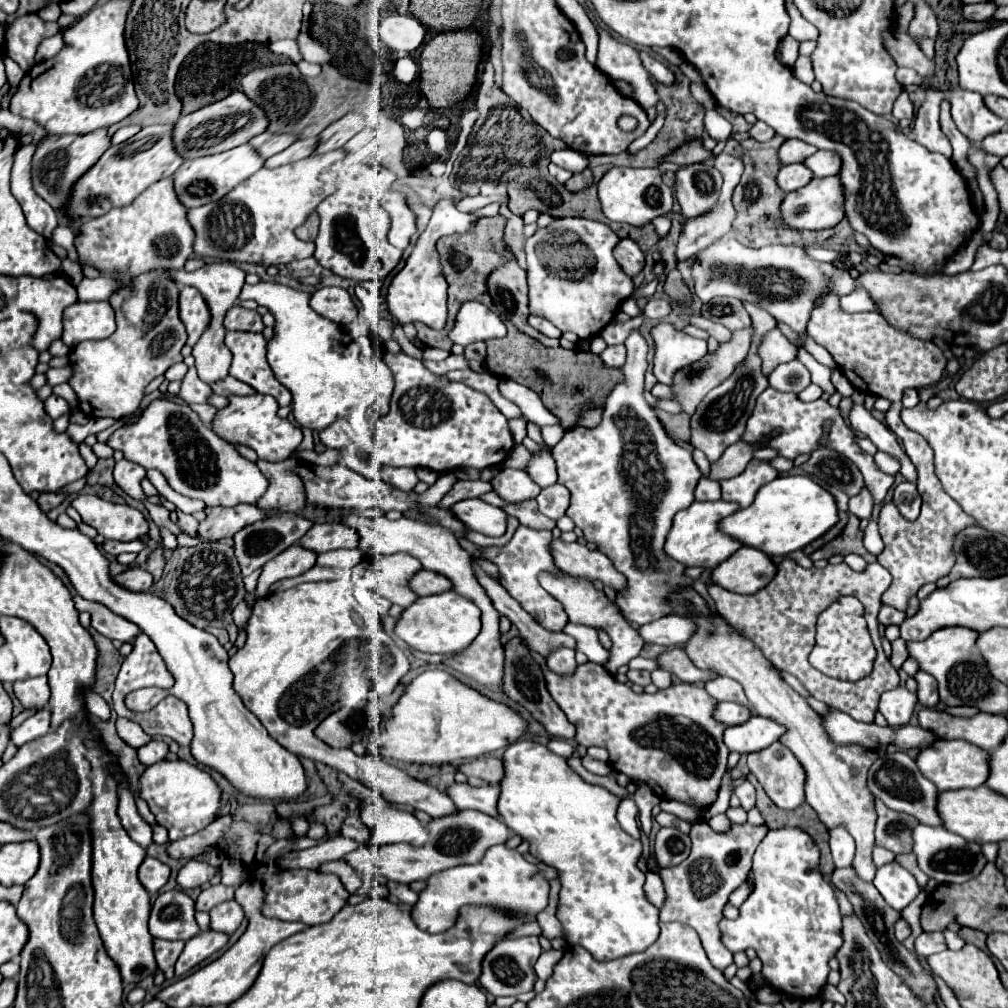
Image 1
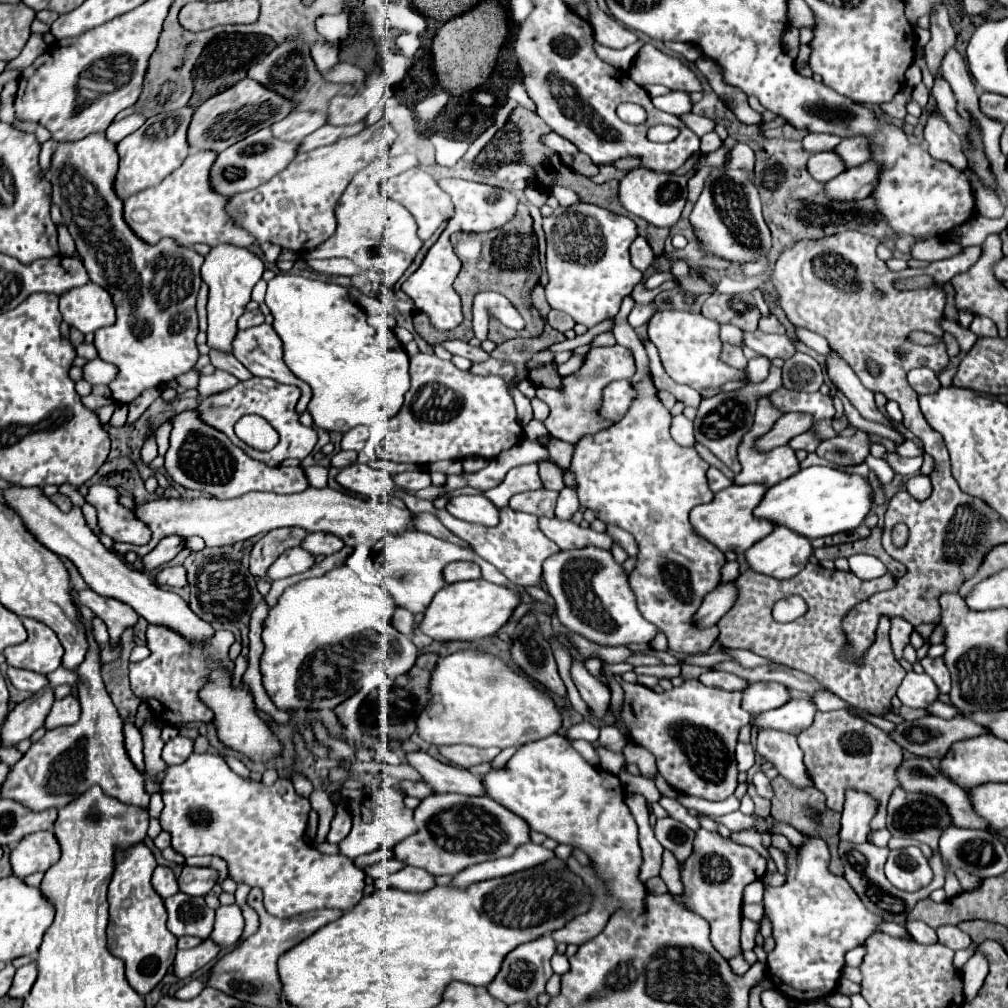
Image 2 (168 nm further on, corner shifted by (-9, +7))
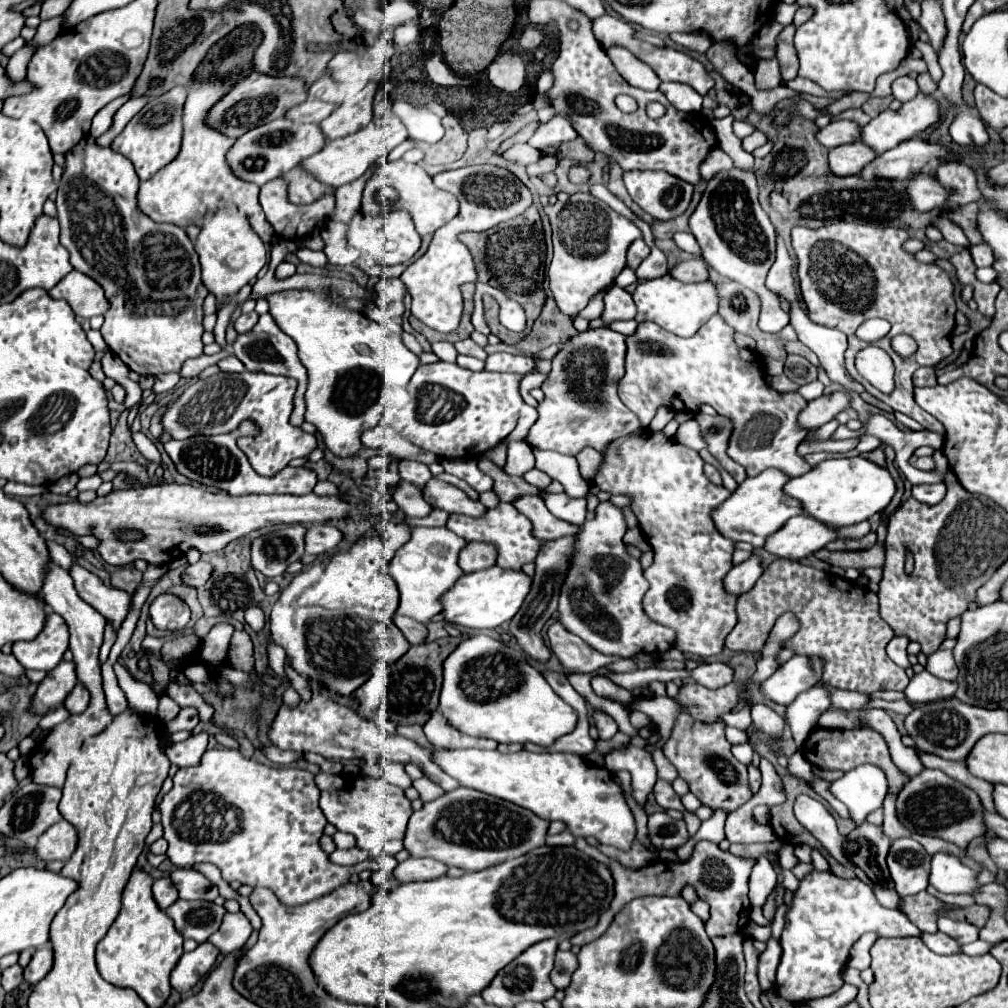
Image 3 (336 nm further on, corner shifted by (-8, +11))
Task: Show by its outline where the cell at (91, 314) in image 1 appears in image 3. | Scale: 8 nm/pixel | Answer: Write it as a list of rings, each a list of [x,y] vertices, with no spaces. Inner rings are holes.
[[[69,271],[47,293],[53,299],[65,299],[79,317],[91,319],[95,315],[103,315],[103,311],[109,309],[109,301],[105,299],[101,285],[79,271]]]

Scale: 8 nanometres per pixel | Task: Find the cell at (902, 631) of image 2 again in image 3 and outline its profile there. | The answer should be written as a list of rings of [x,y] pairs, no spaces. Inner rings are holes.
[[[893,637],[891,643],[887,645],[887,655],[891,657],[891,661],[895,661],[903,669],[911,667],[911,663],[907,659],[907,645],[909,645],[909,641],[905,637]]]

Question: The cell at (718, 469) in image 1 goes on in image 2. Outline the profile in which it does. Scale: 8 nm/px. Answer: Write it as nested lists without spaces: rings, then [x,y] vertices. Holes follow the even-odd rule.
[[[786,413],[774,423],[774,427],[766,435],[756,439],[754,447],[756,447],[756,451],[770,451],[774,447],[786,445],[792,437],[810,431],[810,427],[812,427],[810,415],[806,415],[806,413]]]

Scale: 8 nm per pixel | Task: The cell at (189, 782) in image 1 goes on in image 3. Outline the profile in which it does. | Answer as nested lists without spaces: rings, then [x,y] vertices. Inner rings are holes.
[[[211,749],[211,751],[205,751],[201,765],[197,765],[197,767],[185,767],[185,769],[179,769],[177,771],[177,775],[173,777],[173,789],[163,797],[159,809],[161,809],[161,817],[163,817],[163,839],[169,843],[167,857],[169,857],[169,861],[173,865],[177,865],[177,867],[191,867],[195,863],[213,863],[213,865],[217,865],[221,869],[221,875],[223,875],[225,881],[239,881],[239,883],[251,885],[251,887],[269,887],[271,891],[275,891],[275,895],[285,905],[301,905],[301,903],[313,901],[313,899],[317,899],[321,895],[327,895],[329,891],[341,887],[343,883],[347,883],[349,877],[351,877],[351,873],[360,873],[364,870],[369,870],[365,869],[365,863],[363,862],[354,866],[333,865],[329,861],[327,853],[319,847],[319,839],[323,835],[323,829],[327,825],[327,819],[325,819],[323,811],[319,809],[319,789],[315,785],[313,773],[309,773],[305,769],[297,769],[297,767],[269,767],[269,765],[257,763],[253,759],[245,759],[235,749]],[[211,803],[215,807],[221,807],[221,803],[223,805],[229,805],[231,811],[237,809],[237,813],[219,813],[219,809],[215,809],[215,813],[205,813],[205,807],[211,805]]]

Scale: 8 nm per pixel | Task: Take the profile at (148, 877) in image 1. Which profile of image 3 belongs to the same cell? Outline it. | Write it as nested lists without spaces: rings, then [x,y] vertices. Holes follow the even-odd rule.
[[[169,877],[157,879],[153,883],[153,899],[157,901],[157,905],[159,905],[161,911],[165,911],[169,905],[173,905],[177,901],[177,889],[173,887],[173,883],[171,883]]]

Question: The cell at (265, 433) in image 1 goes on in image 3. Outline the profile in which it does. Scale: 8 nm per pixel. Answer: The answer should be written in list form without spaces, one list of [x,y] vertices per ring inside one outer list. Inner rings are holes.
[[[217,373],[189,385],[161,415],[163,429],[171,439],[189,439],[193,435],[219,435],[235,431],[247,417],[259,427],[255,437],[239,437],[237,445],[247,455],[253,469],[265,477],[277,475],[295,457],[305,457],[317,447],[315,435],[289,425],[297,381],[267,373]]]

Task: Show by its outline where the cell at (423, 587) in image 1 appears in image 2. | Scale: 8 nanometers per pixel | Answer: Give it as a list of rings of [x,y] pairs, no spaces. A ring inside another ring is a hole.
[[[454,561],[444,567],[444,581],[446,583],[456,583],[456,581],[470,581],[470,579],[480,579],[480,567],[476,563],[466,563],[466,561]]]

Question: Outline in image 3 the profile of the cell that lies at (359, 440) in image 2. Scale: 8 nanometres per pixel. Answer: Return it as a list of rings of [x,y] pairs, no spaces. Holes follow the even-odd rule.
[[[377,427],[377,429],[369,429],[361,435],[361,443],[369,449],[377,449],[389,455],[395,455],[397,459],[413,459],[413,461],[421,461],[421,463],[435,463],[437,457],[429,451],[423,451],[421,447],[415,447],[413,443],[405,441],[403,437],[385,431],[387,427]]]

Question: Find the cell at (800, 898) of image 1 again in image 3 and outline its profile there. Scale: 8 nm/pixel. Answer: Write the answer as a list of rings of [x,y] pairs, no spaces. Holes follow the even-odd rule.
[[[813,871],[801,881],[785,921],[781,935],[783,957],[777,969],[775,989],[777,995],[791,1003],[821,999],[841,989],[841,971],[849,959],[849,949],[863,933],[877,931],[881,937],[921,937],[921,931],[901,911],[877,903],[873,889],[861,879],[841,879],[833,873],[819,871]]]

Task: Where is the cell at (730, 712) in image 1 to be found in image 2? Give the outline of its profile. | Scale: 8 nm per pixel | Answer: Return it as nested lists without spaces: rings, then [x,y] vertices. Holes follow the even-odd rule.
[[[764,681],[750,683],[742,691],[742,695],[744,695],[742,697],[742,709],[752,713],[752,715],[758,715],[758,713],[770,711],[774,707],[780,707],[782,703],[786,703],[790,699],[784,685],[780,685],[780,683],[764,683]]]

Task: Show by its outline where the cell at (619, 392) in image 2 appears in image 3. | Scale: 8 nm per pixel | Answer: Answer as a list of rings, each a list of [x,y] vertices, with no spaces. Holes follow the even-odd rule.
[[[713,315],[693,337],[677,337],[655,323],[639,323],[633,335],[627,335],[627,357],[625,357],[625,377],[619,385],[621,401],[639,417],[641,427],[645,429],[649,421],[655,417],[659,407],[667,407],[673,411],[689,411],[697,413],[701,405],[711,405],[719,415],[725,415],[733,423],[733,433],[729,437],[727,455],[745,467],[749,477],[759,475],[769,467],[777,467],[791,477],[805,475],[811,465],[797,455],[797,445],[807,435],[807,431],[797,423],[799,413],[805,409],[807,399],[799,393],[779,393],[767,383],[765,361],[759,353],[751,349],[743,349],[733,341],[733,327],[729,327],[721,315]]]

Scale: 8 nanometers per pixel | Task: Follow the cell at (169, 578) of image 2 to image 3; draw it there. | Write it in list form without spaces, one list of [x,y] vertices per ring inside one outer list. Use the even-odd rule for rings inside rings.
[[[199,561],[197,565],[189,565],[185,569],[183,579],[191,587],[201,587],[201,585],[205,585],[209,581],[211,573],[213,573],[213,565],[211,563],[205,563],[205,561]]]

